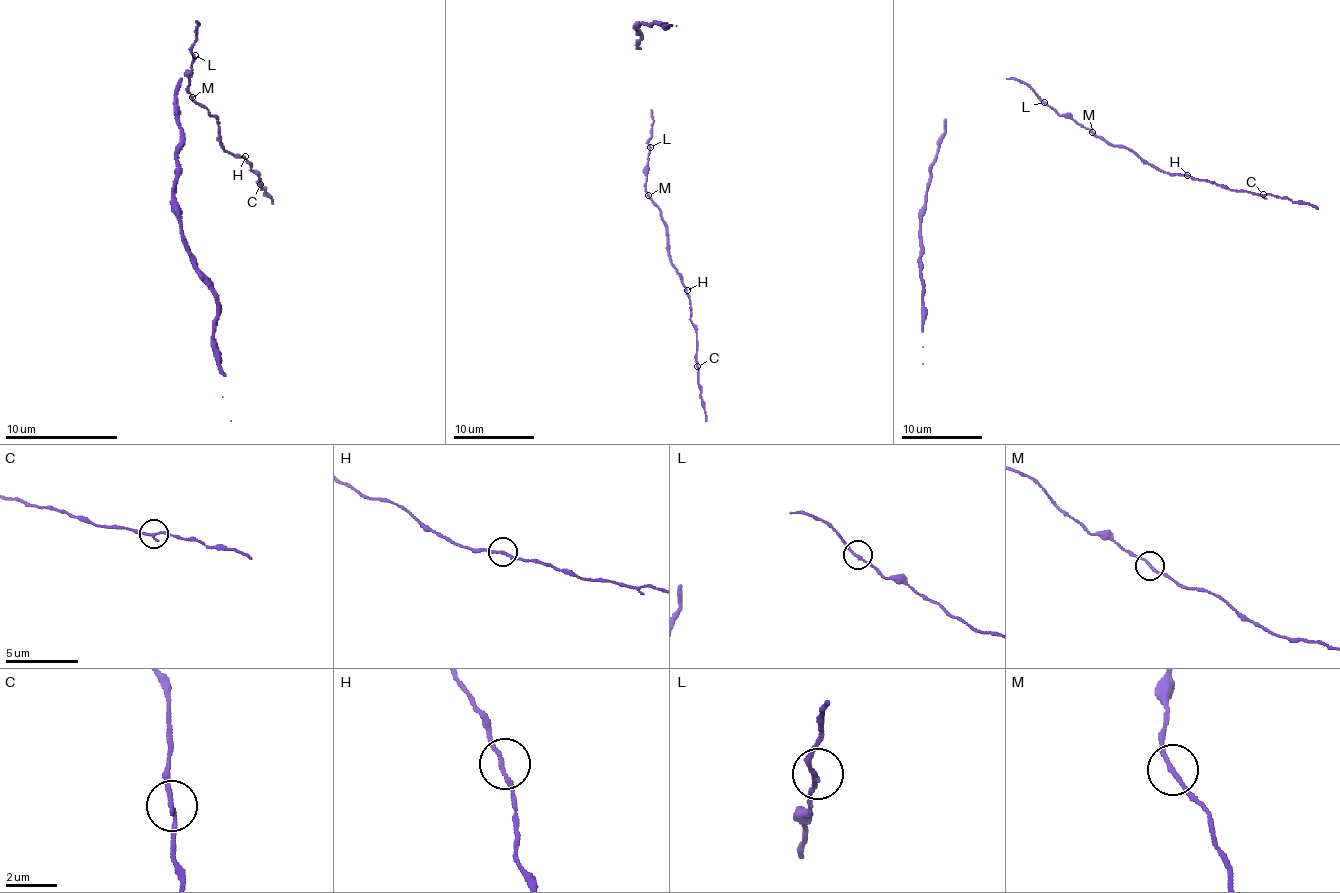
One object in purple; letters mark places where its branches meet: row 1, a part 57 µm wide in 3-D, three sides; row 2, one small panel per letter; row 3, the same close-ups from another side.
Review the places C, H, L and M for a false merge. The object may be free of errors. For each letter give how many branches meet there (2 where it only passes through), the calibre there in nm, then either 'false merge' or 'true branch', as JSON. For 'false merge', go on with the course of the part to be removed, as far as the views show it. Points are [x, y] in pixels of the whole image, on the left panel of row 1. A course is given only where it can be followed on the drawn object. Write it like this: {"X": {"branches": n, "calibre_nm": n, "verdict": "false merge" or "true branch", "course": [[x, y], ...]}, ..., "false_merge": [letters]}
{"C": {"branches": 2, "calibre_nm": 160, "verdict": "true branch"}, "H": {"branches": 2, "calibre_nm": 160, "verdict": "true branch"}, "L": {"branches": 2, "calibre_nm": 160, "verdict": "true branch"}, "M": {"branches": 2, "calibre_nm": 160, "verdict": "true branch"}, "false_merge": []}

